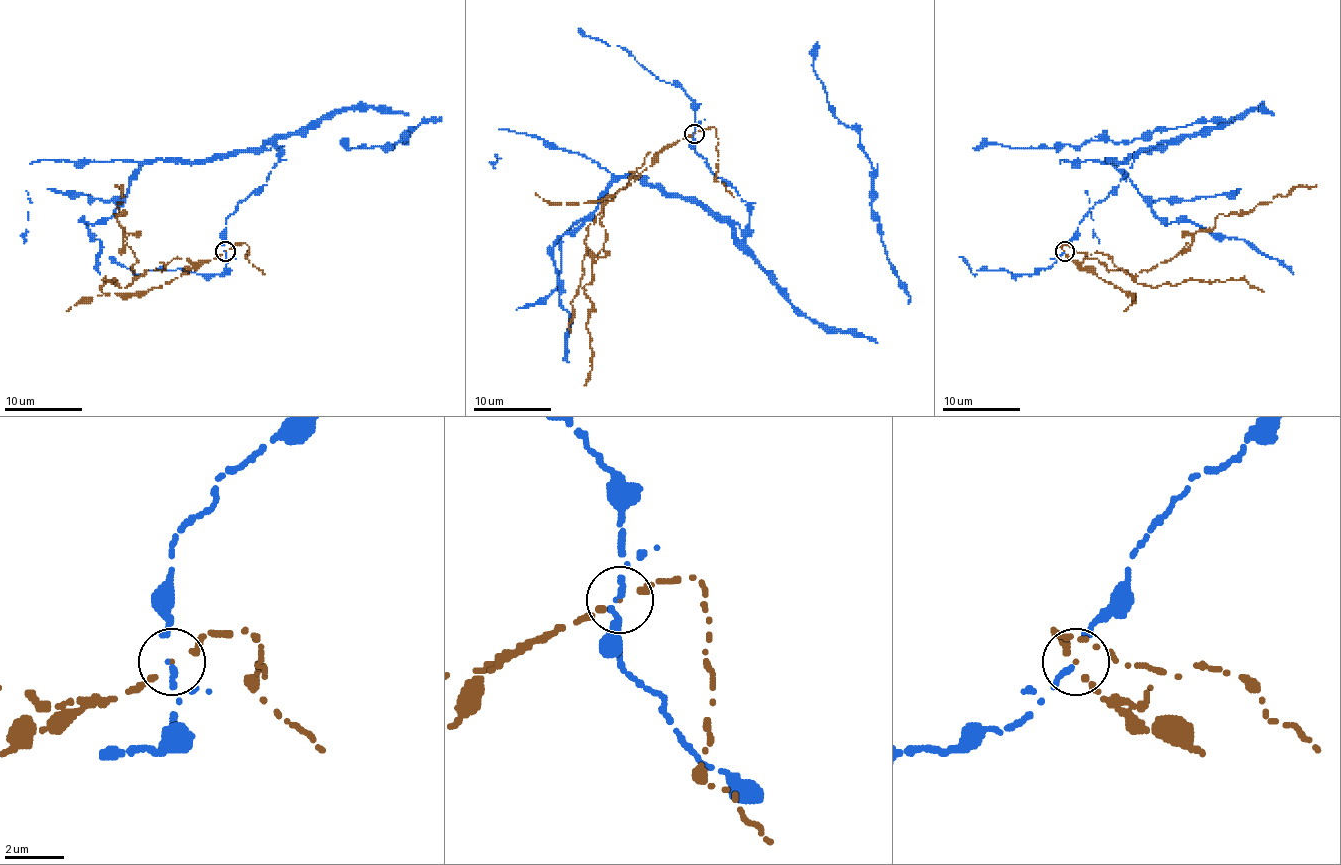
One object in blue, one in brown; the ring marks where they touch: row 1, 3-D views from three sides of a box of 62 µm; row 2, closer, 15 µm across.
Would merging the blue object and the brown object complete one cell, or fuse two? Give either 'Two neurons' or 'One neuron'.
Two neurons

